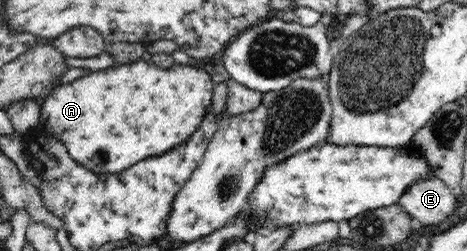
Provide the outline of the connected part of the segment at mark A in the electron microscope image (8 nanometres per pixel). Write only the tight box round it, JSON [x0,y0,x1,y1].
[36,62,213,174]

